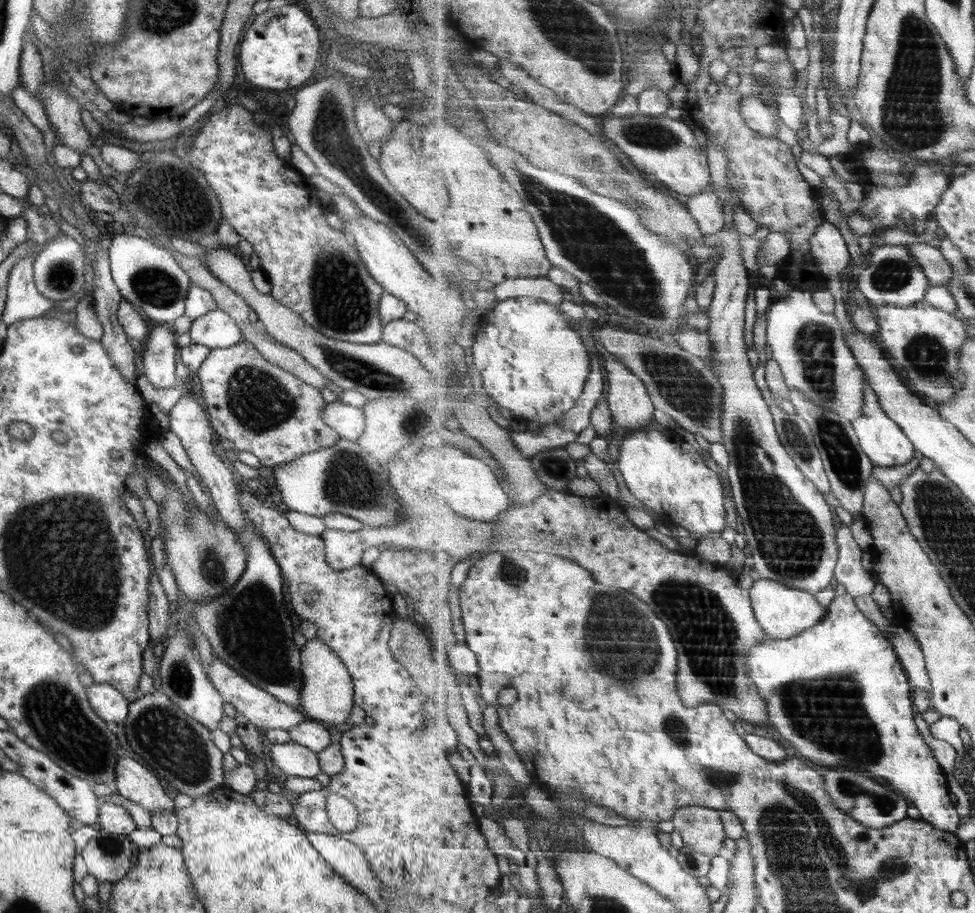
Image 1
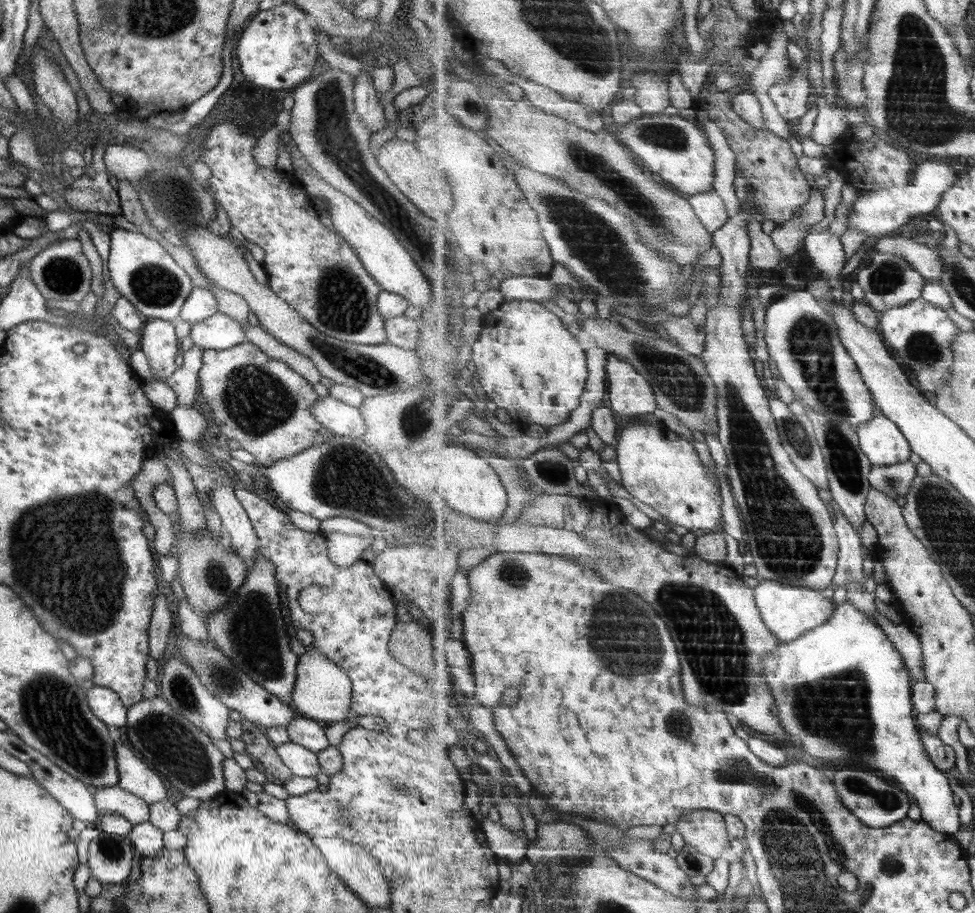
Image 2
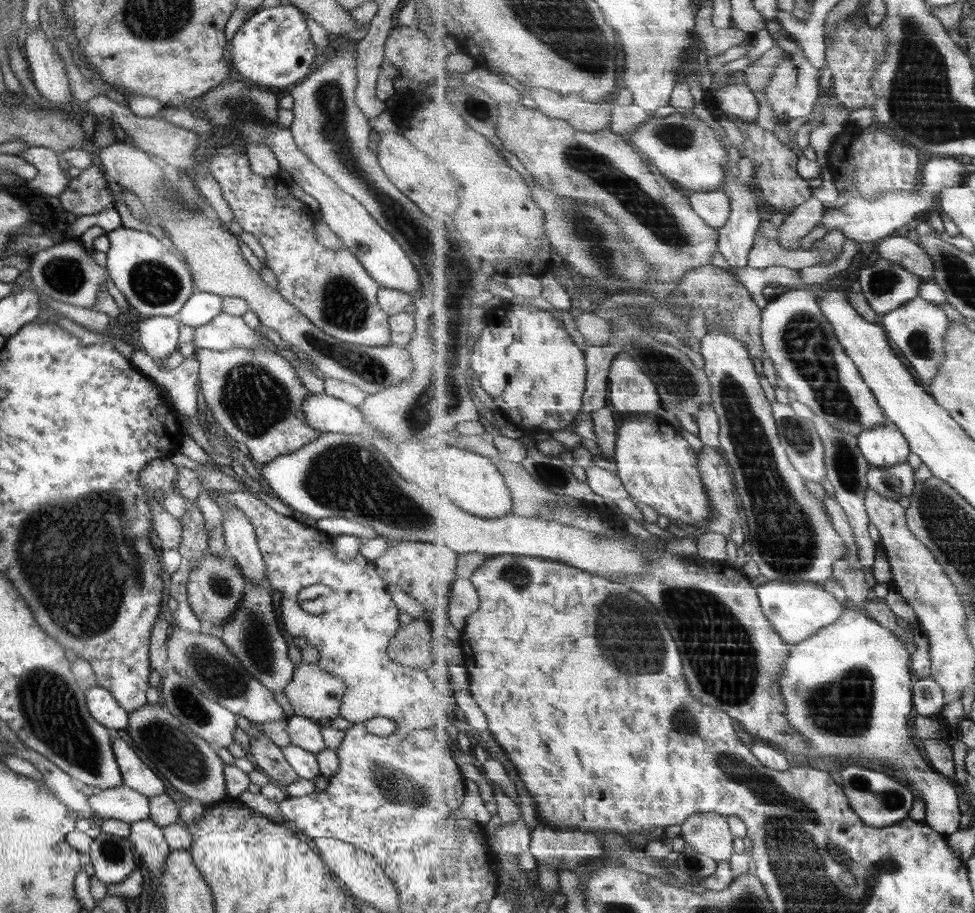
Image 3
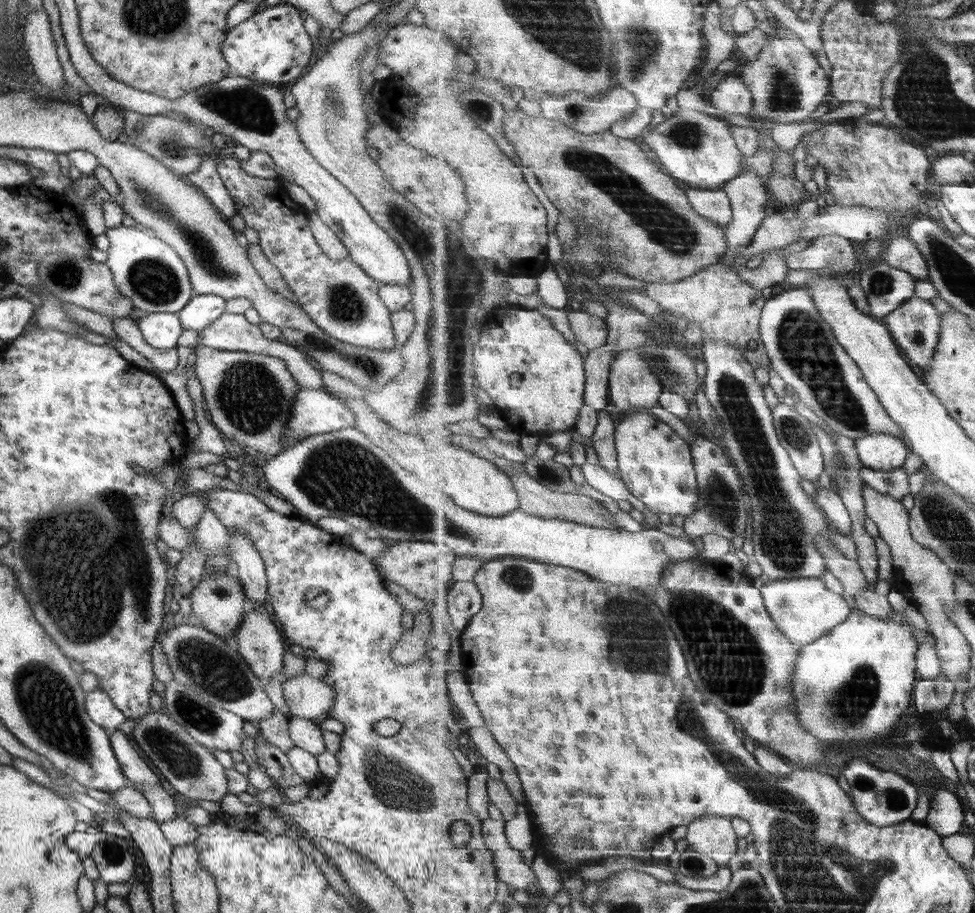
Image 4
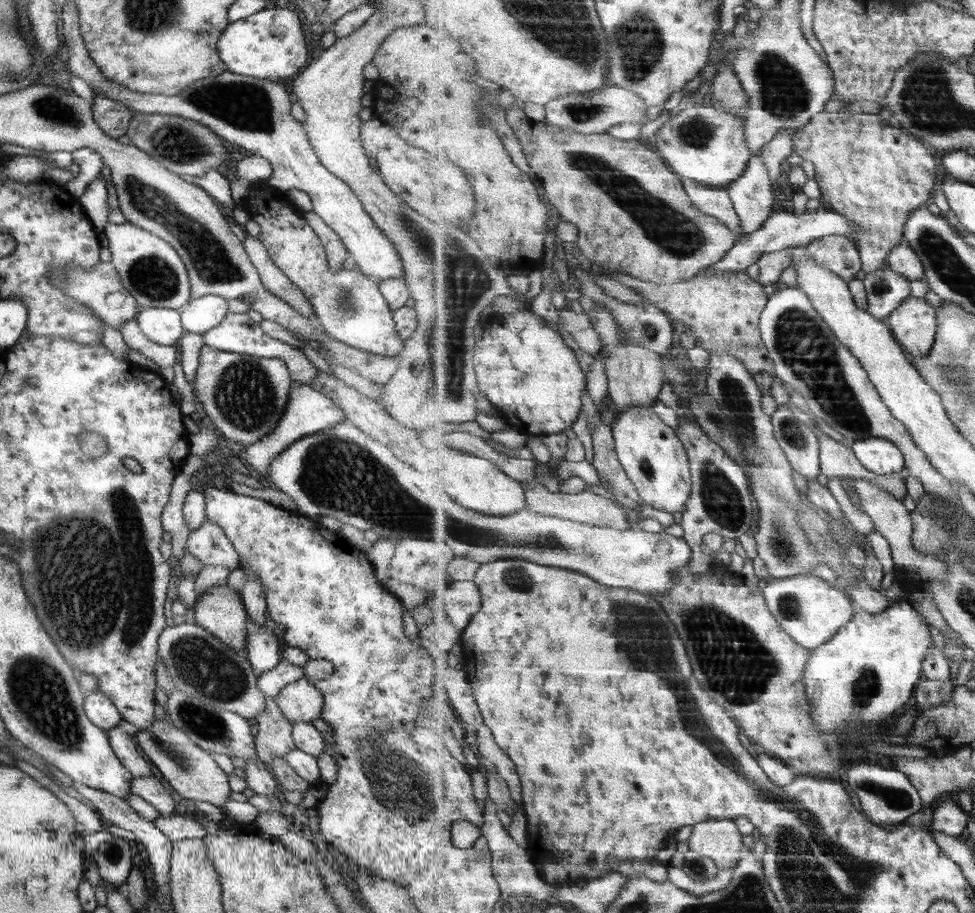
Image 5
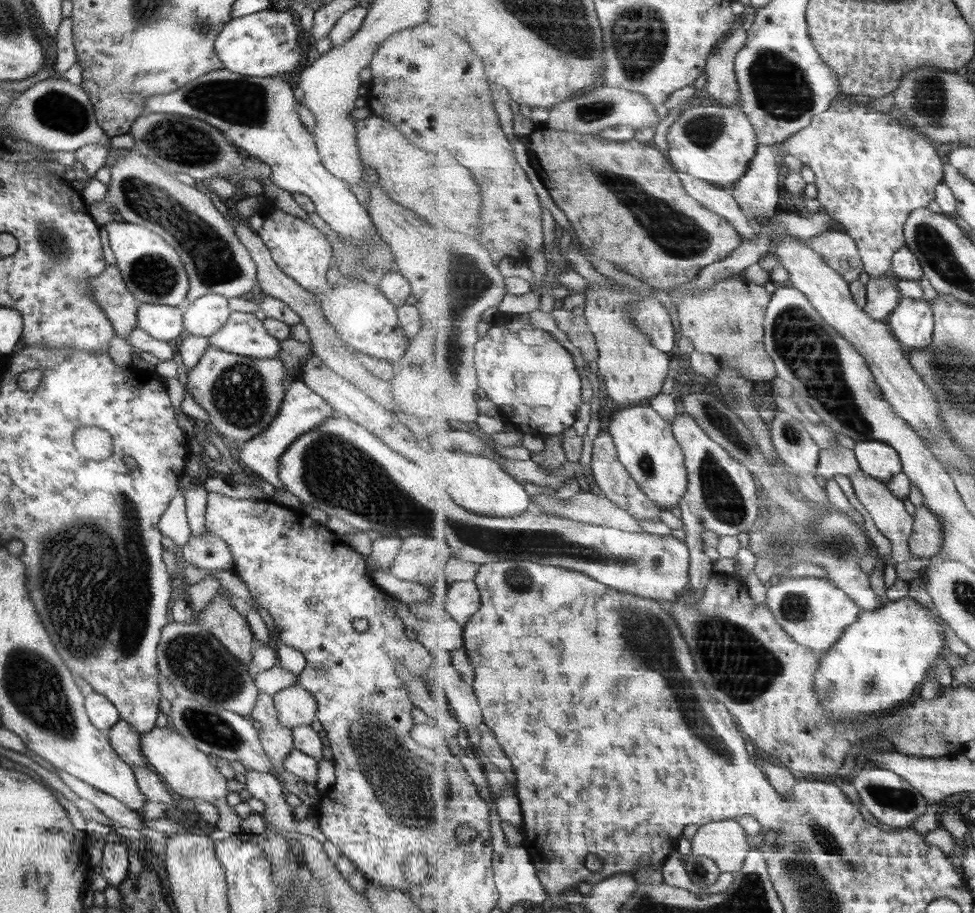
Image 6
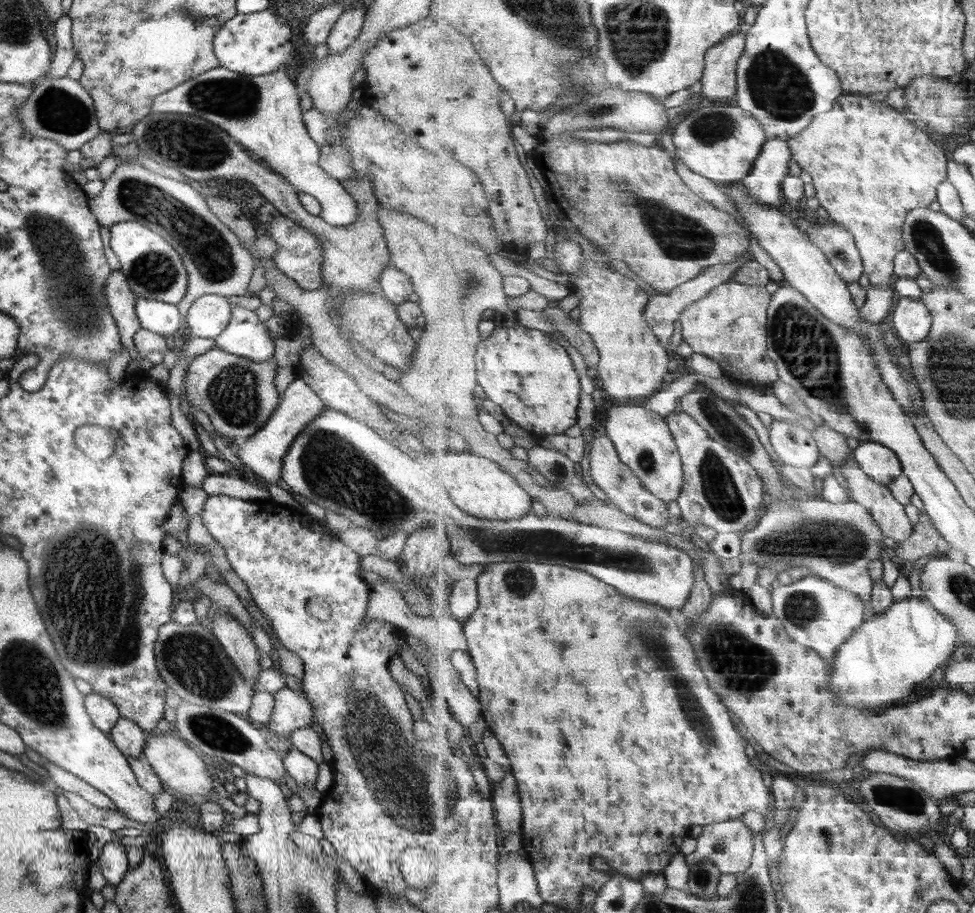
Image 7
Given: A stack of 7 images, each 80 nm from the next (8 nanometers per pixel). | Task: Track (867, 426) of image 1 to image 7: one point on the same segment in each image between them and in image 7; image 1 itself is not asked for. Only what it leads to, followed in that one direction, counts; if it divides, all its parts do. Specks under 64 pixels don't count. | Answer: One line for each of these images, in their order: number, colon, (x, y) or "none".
2: (881, 440)
3: (885, 445)
4: (886, 452)
5: (879, 455)
6: (879, 460)
7: (882, 464)

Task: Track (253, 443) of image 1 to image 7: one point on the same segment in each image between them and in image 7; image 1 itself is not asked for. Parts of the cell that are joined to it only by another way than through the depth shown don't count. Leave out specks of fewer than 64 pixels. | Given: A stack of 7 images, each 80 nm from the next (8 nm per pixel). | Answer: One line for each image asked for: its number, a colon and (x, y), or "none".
2: (258, 401)
3: (254, 396)
4: (248, 396)
5: (243, 396)
6: (240, 394)
7: (238, 395)

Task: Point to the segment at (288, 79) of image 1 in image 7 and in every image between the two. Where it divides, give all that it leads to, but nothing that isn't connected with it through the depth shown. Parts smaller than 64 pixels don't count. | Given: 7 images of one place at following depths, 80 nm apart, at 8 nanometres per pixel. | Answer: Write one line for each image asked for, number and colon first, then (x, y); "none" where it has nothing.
2: (276, 48)
3: (272, 47)
4: (271, 47)
5: (269, 44)
6: (264, 44)
7: (254, 44)

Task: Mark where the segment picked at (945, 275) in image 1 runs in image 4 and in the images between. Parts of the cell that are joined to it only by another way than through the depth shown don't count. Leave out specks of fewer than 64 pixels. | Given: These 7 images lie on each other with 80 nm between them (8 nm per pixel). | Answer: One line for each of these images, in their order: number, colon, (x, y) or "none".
2: (927, 261)
3: (901, 250)
4: (902, 253)

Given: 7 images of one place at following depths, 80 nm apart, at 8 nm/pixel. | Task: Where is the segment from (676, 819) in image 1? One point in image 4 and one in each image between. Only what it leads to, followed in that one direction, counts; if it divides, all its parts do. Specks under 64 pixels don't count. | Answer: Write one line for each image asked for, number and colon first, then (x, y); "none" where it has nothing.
2: (706, 830)
3: (710, 833)
4: (715, 836)

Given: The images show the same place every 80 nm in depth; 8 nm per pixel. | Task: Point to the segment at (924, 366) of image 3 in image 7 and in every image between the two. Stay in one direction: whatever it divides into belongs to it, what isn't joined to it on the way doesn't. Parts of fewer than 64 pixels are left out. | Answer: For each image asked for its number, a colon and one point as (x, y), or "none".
4: (916, 326)
5: (914, 324)
6: (913, 321)
7: (912, 319)

